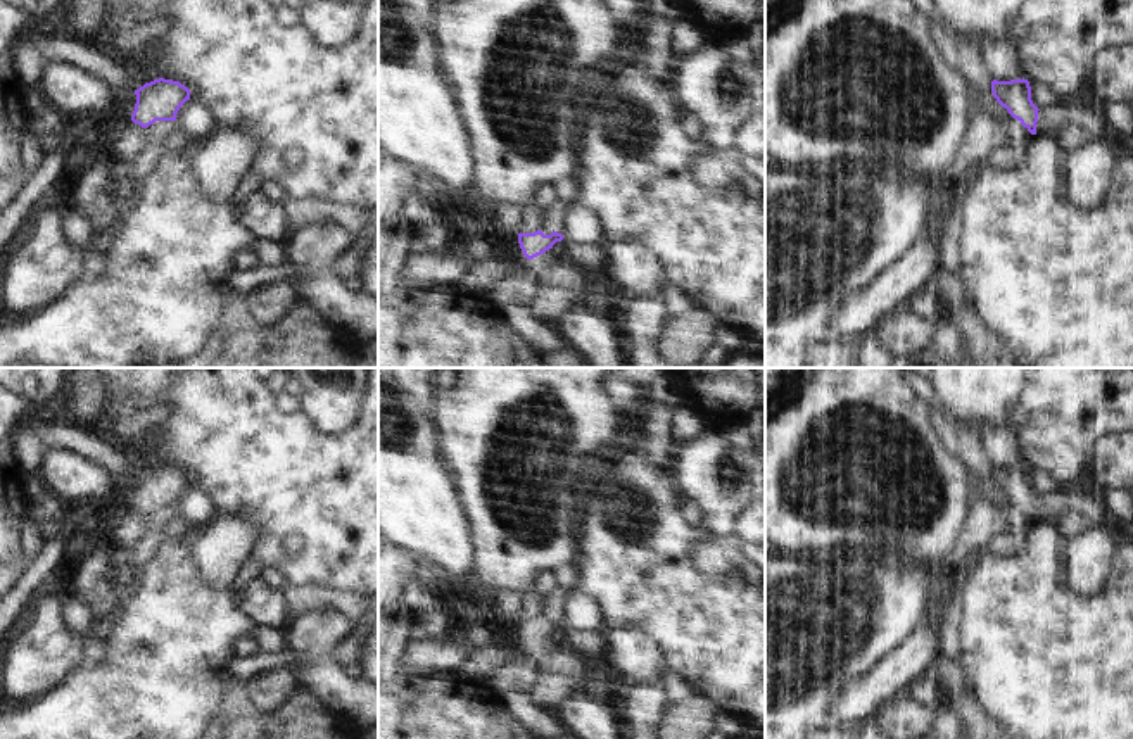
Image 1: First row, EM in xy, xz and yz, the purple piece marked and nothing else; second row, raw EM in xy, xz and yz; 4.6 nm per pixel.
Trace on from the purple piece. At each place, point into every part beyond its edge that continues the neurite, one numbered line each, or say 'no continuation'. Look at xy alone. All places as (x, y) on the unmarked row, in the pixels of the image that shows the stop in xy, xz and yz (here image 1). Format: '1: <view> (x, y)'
no continuation

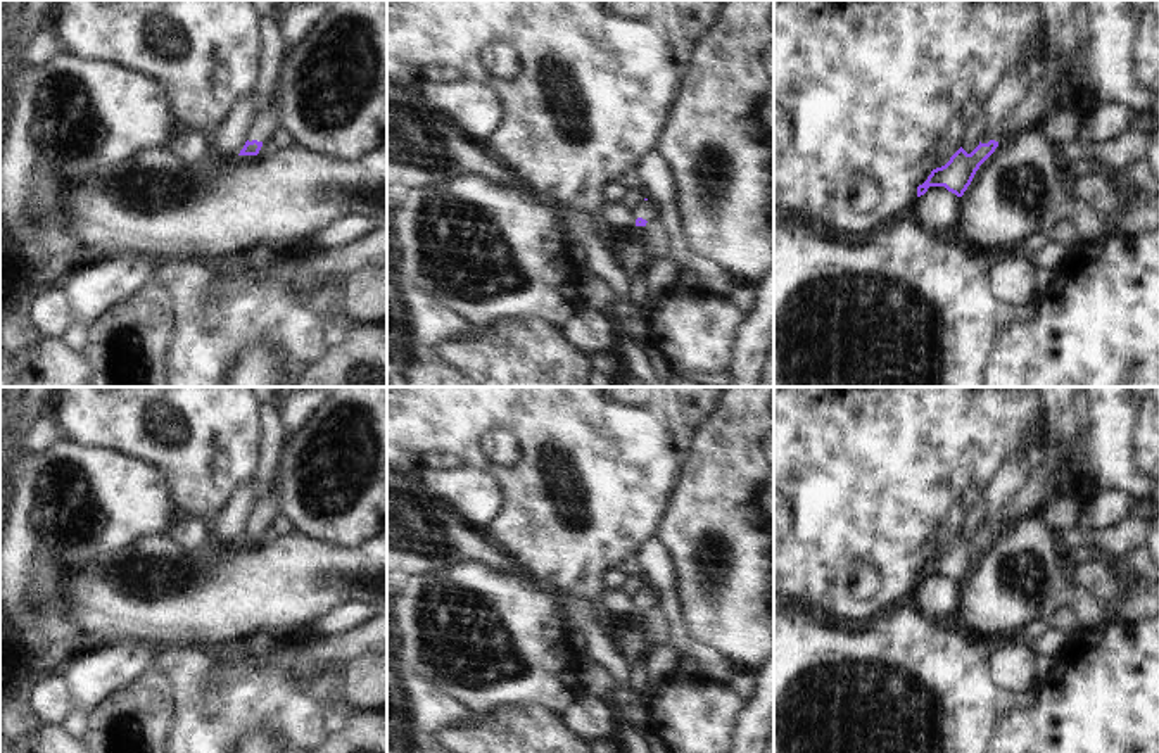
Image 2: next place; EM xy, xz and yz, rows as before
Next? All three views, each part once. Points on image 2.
1: xy (266, 508)

